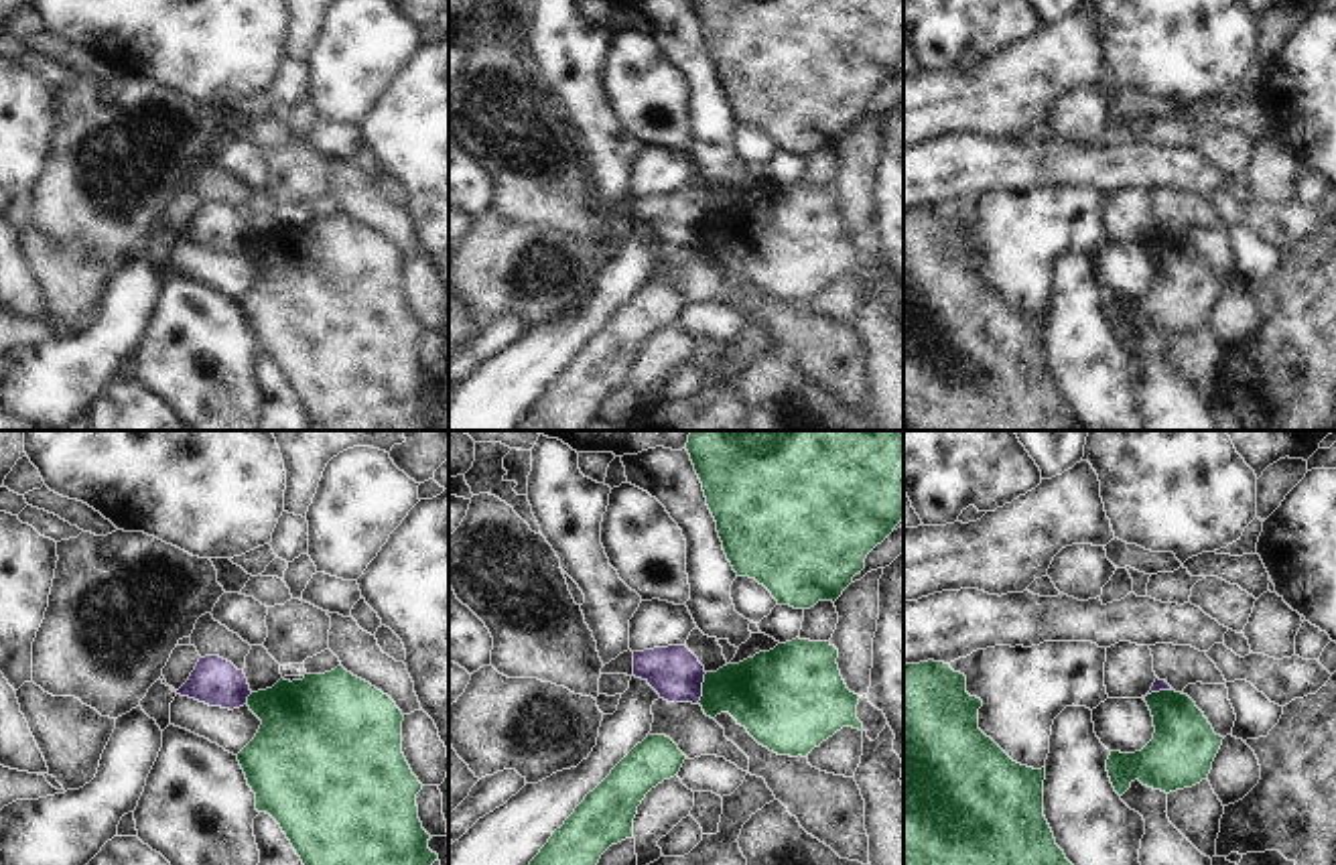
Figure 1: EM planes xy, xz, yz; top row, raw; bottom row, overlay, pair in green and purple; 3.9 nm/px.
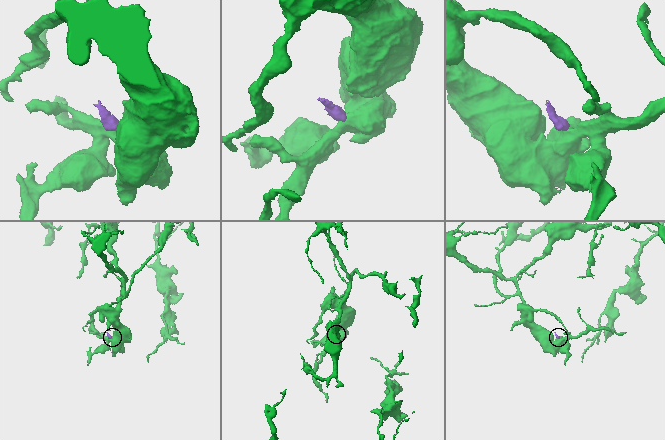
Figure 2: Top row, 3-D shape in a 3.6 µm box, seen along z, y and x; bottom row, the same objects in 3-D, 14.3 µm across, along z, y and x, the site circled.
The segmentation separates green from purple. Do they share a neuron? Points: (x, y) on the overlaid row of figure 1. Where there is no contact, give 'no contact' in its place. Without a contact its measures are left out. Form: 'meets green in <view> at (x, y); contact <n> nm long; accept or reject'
meets green in xz at (703, 689); contact 130 nm long; reject

